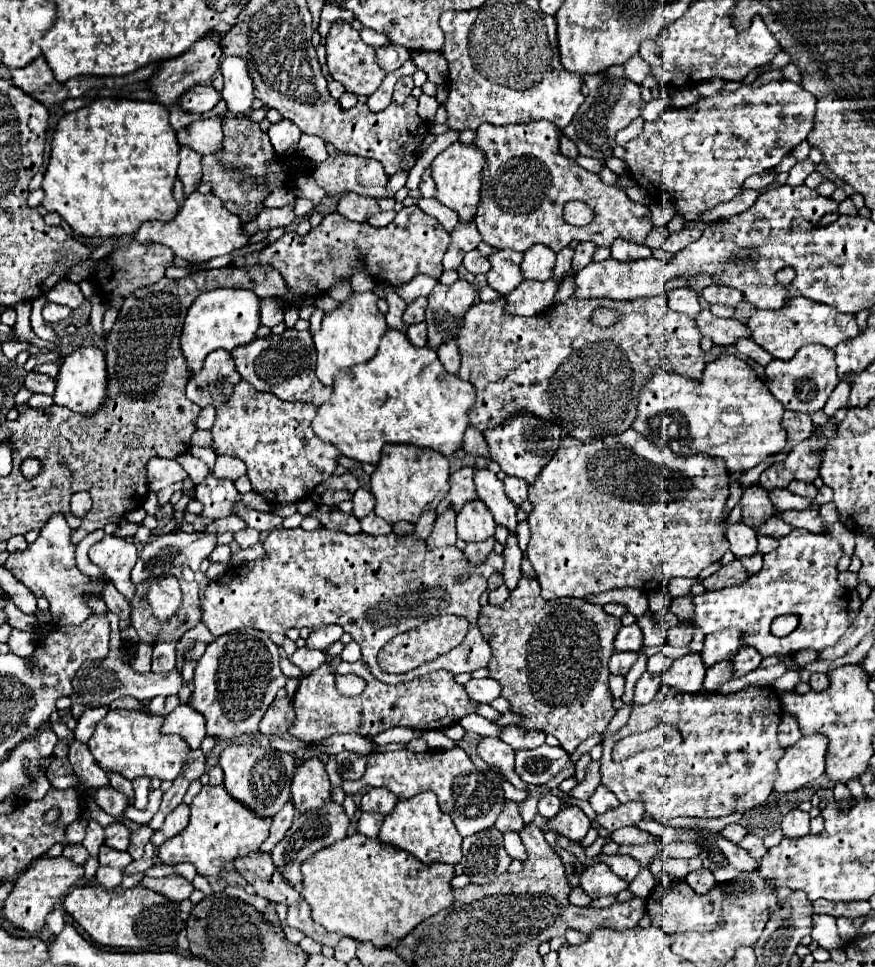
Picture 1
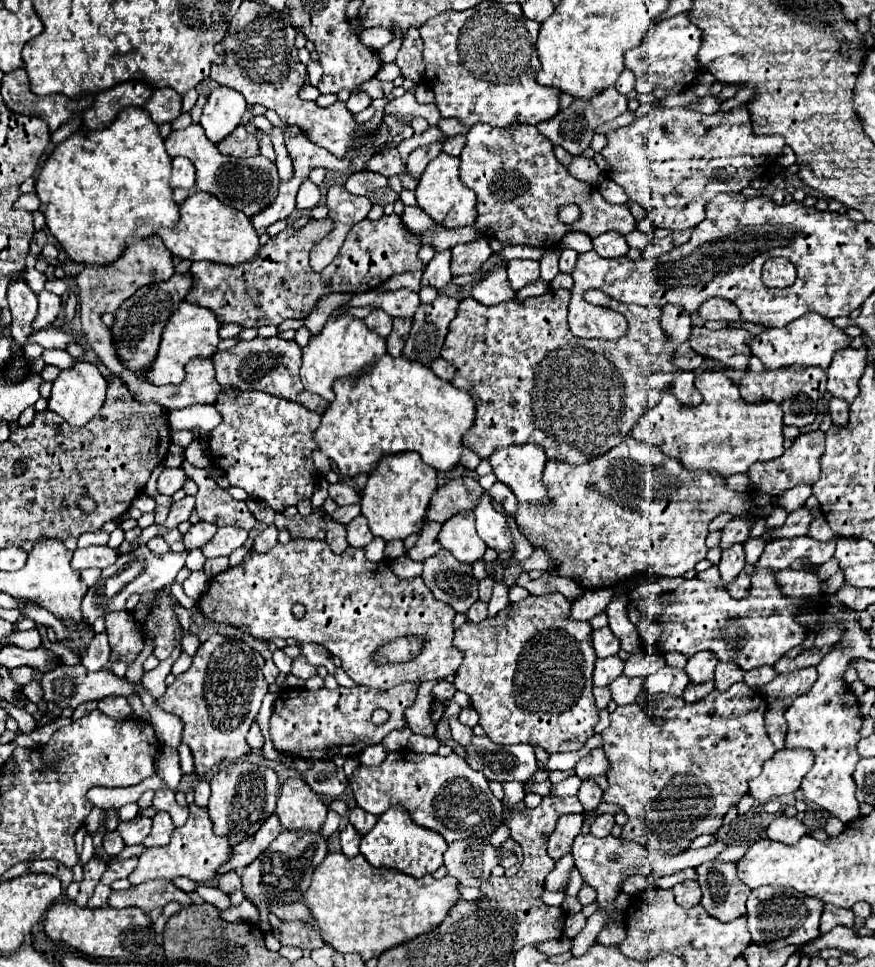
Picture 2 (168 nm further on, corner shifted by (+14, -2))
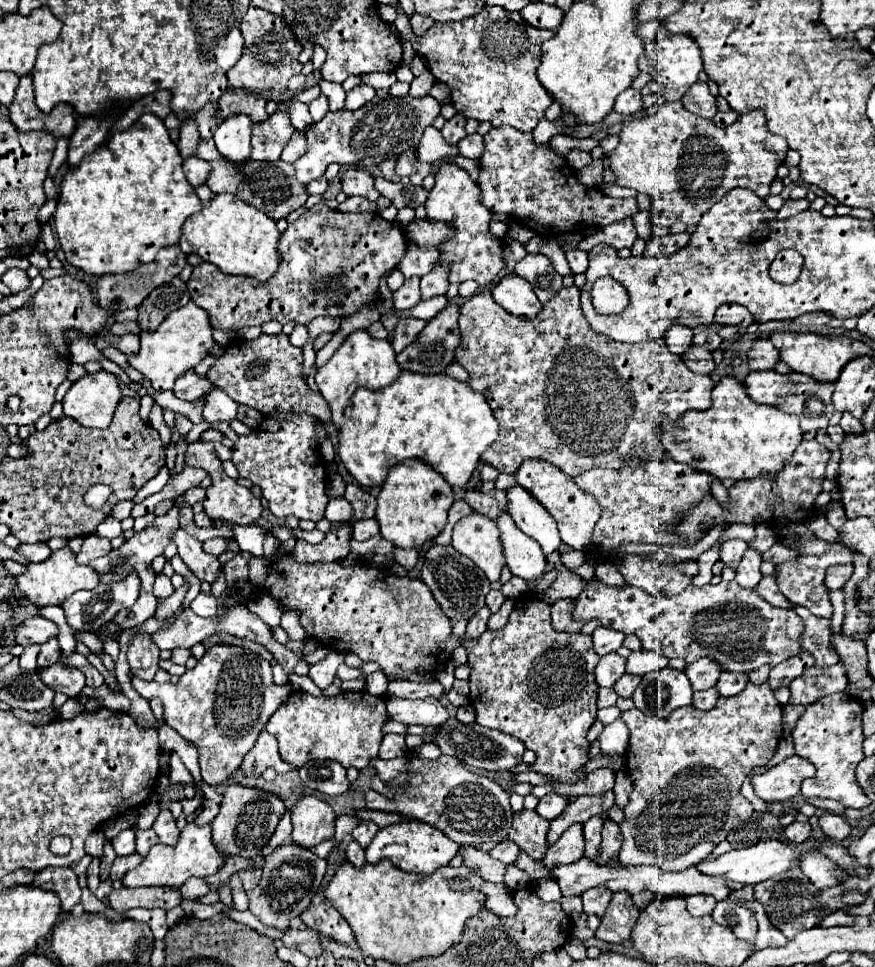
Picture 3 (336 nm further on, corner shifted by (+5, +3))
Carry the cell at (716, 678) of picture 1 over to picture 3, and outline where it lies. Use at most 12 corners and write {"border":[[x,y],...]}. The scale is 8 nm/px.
{"border":[[715,687],[693,693],[693,707],[705,711],[715,707]]}

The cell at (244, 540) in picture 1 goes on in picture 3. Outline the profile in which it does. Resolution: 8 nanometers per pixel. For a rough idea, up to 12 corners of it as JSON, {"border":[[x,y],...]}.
{"border":[[231,537],[209,539],[203,551],[209,555],[221,555],[233,541]]}

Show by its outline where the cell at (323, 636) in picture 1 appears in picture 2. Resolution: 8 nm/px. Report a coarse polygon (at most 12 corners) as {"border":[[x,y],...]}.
{"border":[[302,644],[302,654],[314,666],[336,674],[336,666],[320,644]]}

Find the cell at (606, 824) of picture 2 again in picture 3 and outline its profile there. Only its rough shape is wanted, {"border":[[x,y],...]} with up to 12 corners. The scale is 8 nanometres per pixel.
{"border":[[615,821],[603,823],[603,853],[609,861],[621,849],[621,829]]}

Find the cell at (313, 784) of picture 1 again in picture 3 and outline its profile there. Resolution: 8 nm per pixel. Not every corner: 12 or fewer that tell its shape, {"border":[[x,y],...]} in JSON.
{"border":[[315,795],[291,807],[291,839],[313,849],[335,833],[333,807]]}

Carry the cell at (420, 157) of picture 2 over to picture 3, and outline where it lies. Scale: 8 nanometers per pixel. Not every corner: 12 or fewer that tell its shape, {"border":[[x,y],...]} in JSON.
{"border":[[457,113],[443,125],[441,133],[449,145],[467,135],[465,117]]}

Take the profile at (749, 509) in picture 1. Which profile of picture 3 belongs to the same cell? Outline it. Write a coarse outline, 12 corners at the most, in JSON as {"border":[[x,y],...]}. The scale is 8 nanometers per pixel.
{"border":[[729,539],[721,545],[721,561],[735,569],[747,543]]}

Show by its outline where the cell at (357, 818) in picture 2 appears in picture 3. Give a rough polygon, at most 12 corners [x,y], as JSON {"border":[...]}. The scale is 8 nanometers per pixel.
{"border":[[361,821],[353,829],[353,839],[361,847],[373,841],[379,827]]}

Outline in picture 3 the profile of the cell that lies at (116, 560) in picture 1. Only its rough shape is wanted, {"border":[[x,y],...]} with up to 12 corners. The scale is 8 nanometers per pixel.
{"border":[[87,535],[77,553],[79,565],[107,555],[113,547],[109,539]]}

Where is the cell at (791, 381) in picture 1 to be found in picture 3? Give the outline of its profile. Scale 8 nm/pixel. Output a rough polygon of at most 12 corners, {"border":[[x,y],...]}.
{"border":[[751,371],[749,397],[797,415],[803,431],[829,425],[833,383]]}

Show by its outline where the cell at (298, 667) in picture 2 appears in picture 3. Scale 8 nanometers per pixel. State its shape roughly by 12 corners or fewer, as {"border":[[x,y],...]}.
{"border":[[329,651],[325,659],[309,669],[319,689],[333,683],[343,663],[341,651]]}

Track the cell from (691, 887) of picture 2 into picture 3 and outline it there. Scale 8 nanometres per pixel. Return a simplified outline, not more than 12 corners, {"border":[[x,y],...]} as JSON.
{"border":[[703,893],[685,897],[687,911],[695,917],[709,915],[717,903]]}

